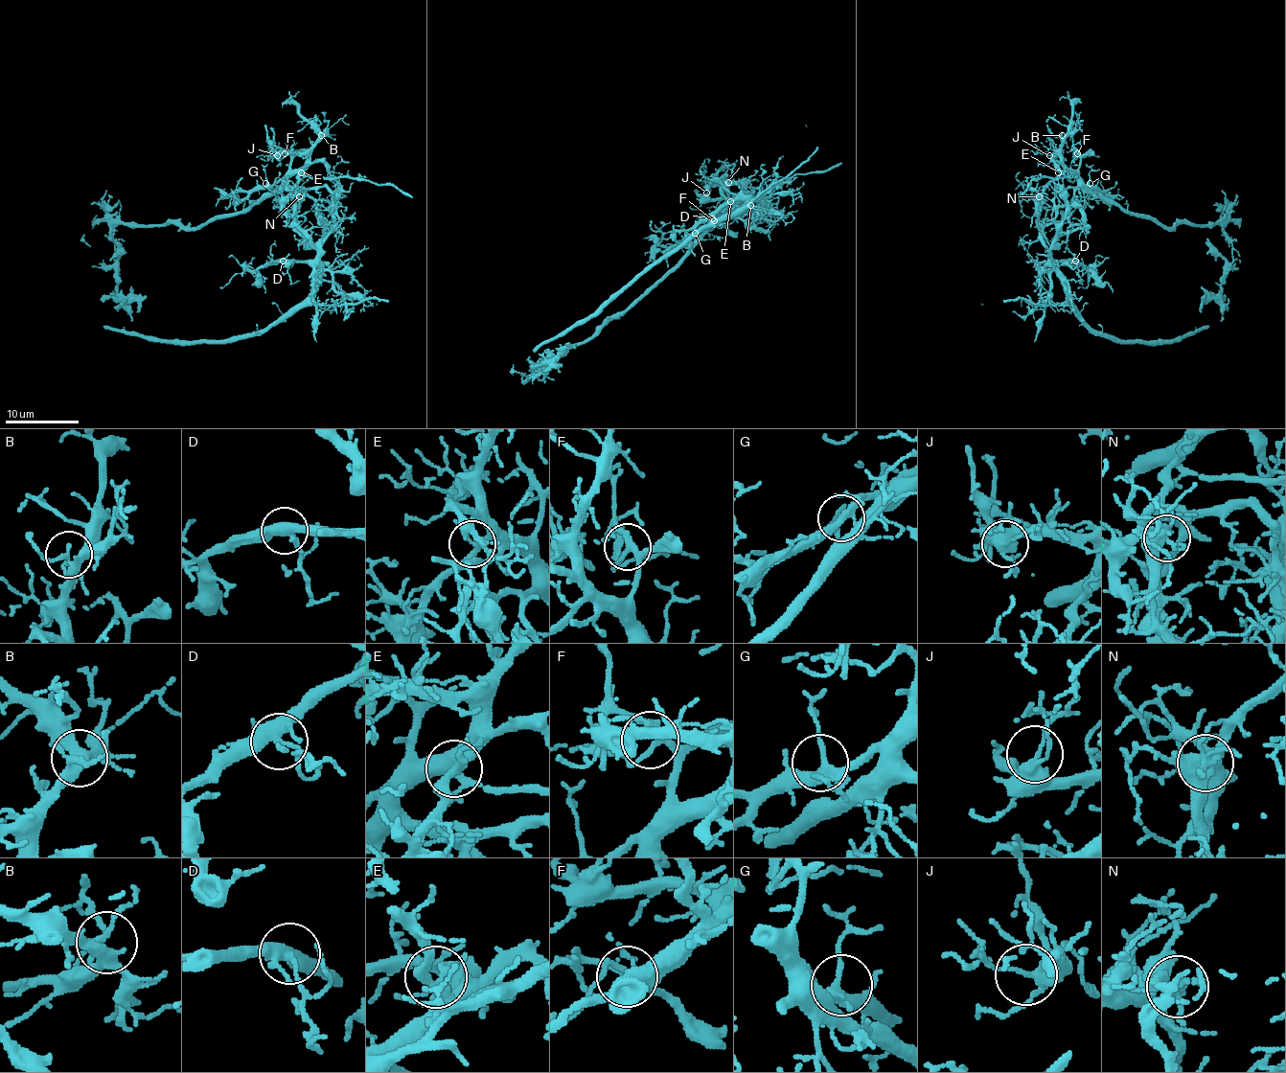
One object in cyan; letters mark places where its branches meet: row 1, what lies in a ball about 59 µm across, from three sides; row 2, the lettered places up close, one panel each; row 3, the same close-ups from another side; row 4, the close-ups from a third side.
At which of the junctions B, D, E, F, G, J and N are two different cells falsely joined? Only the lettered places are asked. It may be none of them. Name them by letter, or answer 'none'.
N

